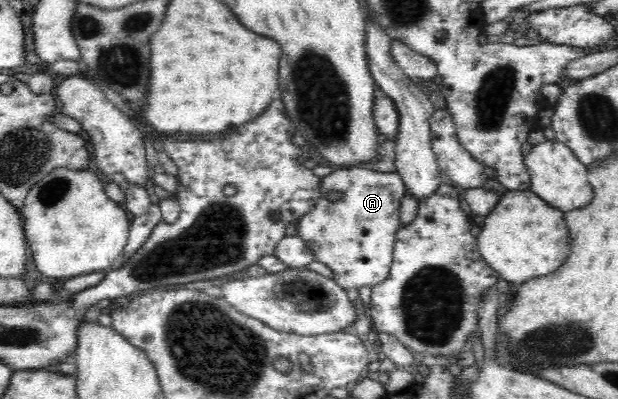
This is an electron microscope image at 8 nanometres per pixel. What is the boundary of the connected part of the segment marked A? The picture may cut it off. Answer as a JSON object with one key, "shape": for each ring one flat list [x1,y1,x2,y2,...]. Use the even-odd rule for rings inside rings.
{"shape":[[339,168,333,169,330,175,322,177,320,183,321,196,316,205,305,213,296,223,298,238,302,239,314,254,315,260,330,267,334,276,332,279,344,289,360,289,382,283,393,261,393,250,396,244,396,233,401,227,400,207,406,195,406,185,397,172,380,173,370,169],[328,191,340,191,342,197,332,201,324,197]]}

